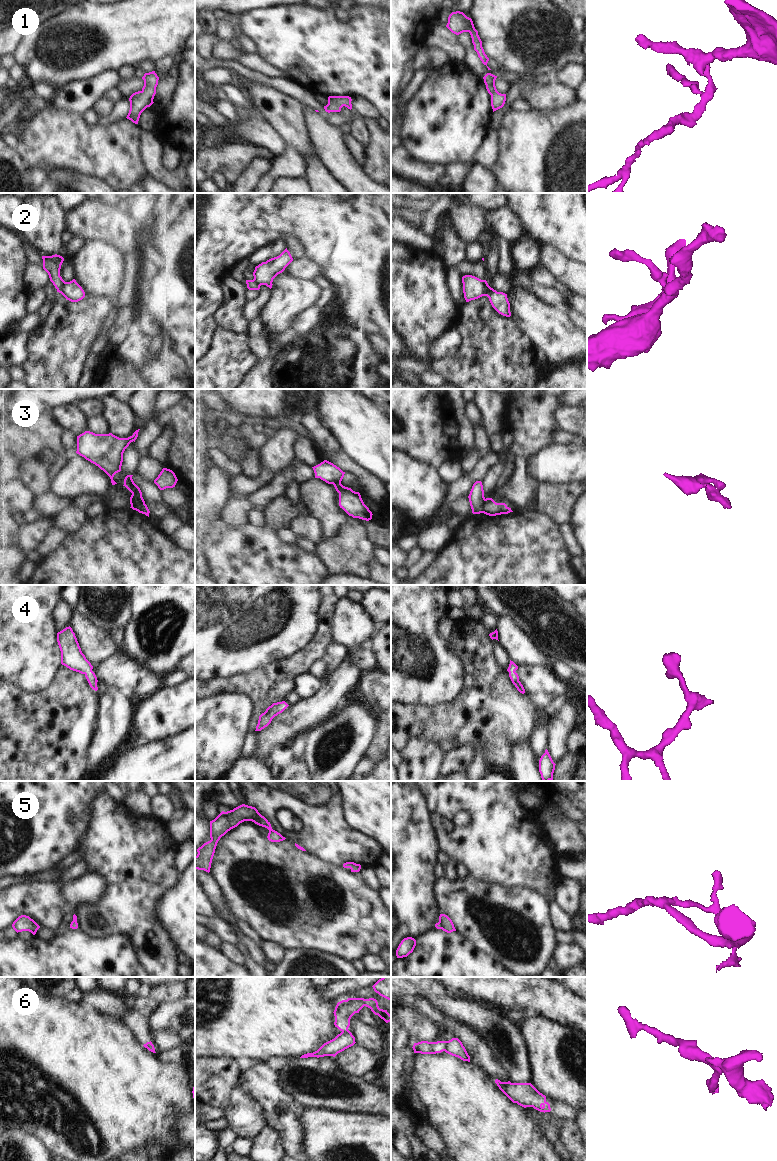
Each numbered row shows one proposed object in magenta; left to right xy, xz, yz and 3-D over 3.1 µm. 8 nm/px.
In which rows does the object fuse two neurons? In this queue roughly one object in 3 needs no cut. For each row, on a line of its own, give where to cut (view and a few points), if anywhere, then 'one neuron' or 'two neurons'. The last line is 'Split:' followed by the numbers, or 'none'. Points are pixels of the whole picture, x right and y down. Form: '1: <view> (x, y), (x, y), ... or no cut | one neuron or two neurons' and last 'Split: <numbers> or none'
1: no cut | one neuron
2: xy (63, 280), (57, 289) | two neurons
3: yz (485, 499), (482, 512) | two neurons
4: no cut | one neuron
5: xz (271, 828), (269, 830) | two neurons
6: yz (443, 1041), (444, 1050) | two neurons
Split: 2, 3, 5, 6

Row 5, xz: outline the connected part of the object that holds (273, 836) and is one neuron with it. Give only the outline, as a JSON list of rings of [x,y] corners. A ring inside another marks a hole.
[[[273,829],[269,830],[267,838],[271,842],[280,842],[286,839],[280,833],[278,833],[277,831]]]

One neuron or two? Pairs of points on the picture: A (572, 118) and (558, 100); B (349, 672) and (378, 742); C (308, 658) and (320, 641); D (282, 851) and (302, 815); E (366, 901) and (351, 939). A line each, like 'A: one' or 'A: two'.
A: two
B: two
C: one
D: two
E: one

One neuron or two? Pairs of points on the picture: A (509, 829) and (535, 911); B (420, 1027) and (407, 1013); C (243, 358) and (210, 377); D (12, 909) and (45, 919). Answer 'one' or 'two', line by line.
A: two
B: one
C: one
D: one

